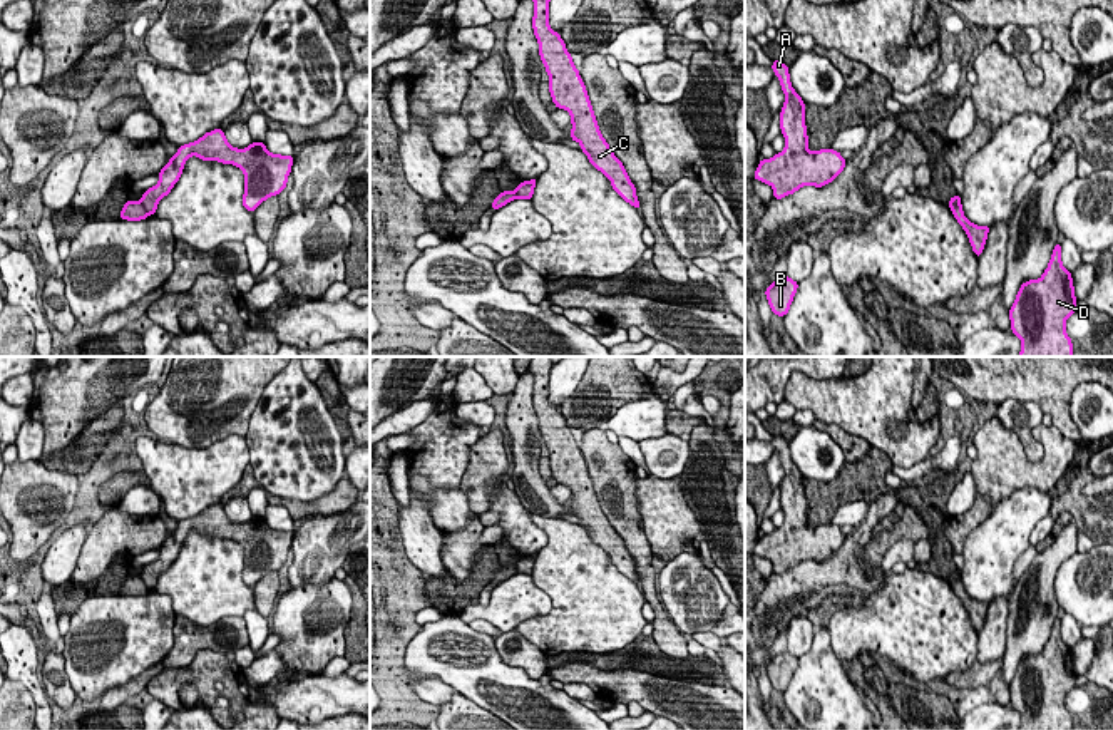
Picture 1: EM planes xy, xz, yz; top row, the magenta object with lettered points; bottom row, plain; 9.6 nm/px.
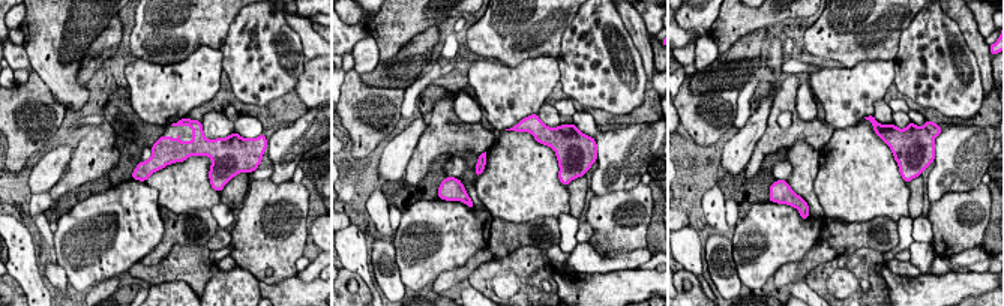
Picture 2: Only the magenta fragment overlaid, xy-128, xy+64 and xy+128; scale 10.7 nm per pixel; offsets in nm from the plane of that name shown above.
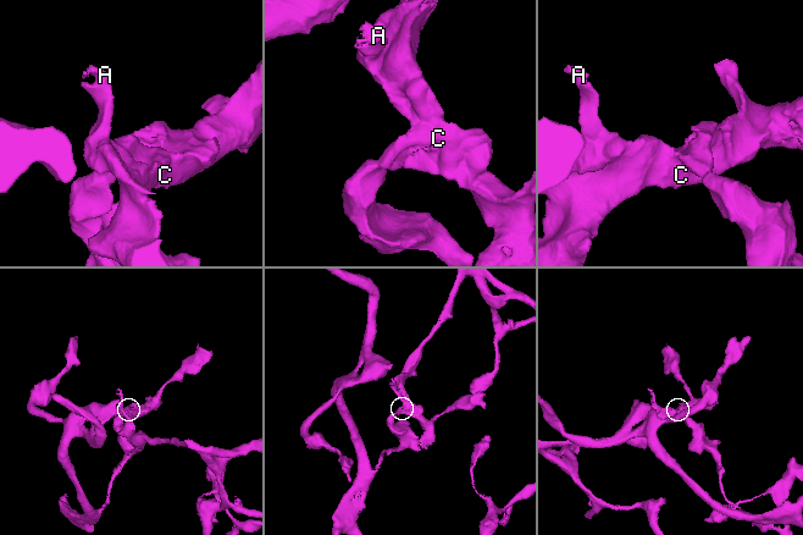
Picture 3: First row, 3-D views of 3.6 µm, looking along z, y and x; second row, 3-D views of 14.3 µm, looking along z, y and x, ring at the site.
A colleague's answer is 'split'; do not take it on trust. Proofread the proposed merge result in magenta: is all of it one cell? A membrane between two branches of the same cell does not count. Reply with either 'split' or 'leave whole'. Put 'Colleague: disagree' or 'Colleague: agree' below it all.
split
Colleague: agree

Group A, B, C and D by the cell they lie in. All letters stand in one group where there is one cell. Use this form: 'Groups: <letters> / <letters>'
Groups: A B C / D

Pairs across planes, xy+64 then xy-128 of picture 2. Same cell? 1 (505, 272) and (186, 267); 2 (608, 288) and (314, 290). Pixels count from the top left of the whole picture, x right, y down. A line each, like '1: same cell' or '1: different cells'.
1: same cell
2: same cell

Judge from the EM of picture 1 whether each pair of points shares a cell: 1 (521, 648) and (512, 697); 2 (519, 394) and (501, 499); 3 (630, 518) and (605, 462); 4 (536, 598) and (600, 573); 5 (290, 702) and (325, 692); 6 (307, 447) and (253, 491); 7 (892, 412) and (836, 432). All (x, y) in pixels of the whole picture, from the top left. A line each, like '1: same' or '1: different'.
1: different
2: different
3: same
4: different
5: same
6: different
7: different

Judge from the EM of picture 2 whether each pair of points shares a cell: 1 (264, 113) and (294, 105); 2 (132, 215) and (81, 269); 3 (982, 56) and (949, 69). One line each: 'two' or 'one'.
1: one
2: one
3: two

